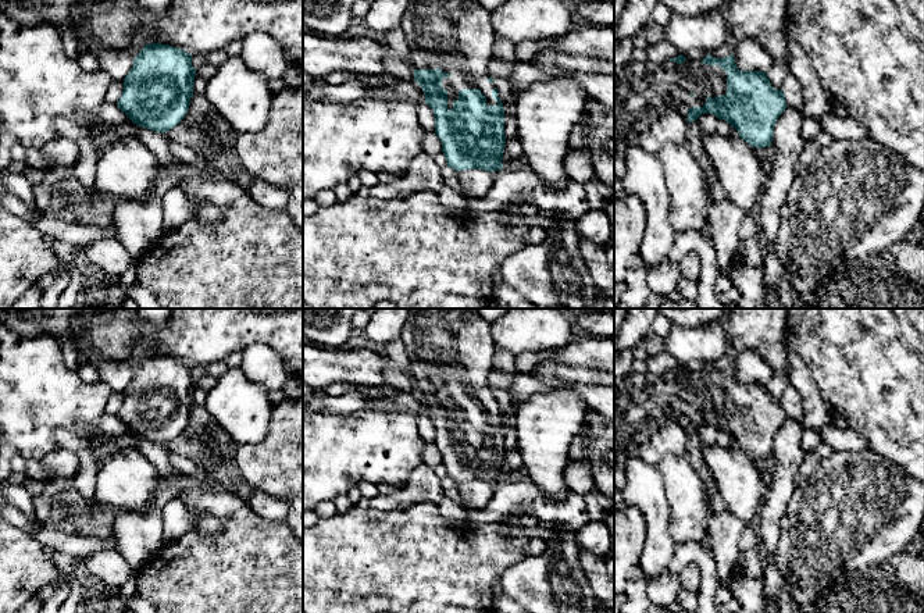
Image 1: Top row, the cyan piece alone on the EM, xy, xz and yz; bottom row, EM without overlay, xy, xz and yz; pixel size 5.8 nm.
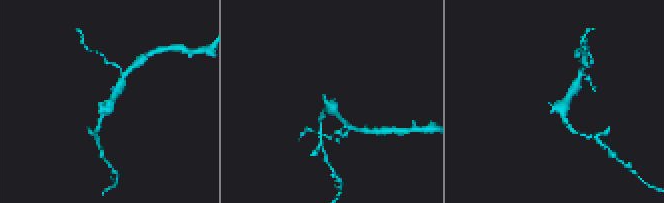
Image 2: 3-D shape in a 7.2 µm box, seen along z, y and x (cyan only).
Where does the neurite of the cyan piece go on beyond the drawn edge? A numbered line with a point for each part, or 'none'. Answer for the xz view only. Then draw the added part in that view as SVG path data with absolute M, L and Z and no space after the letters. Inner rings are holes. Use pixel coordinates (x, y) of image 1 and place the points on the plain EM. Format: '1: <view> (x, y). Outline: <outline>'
1: xz (453, 345). Outline: M410 309L400 339L410 359L409 373L414 382L440 379L447 385L442 399L447 402L449 421L461 400L479 400L488 417L497 416L492 409L495 395L488 392L496 345L490 324L481 320L477 309Z

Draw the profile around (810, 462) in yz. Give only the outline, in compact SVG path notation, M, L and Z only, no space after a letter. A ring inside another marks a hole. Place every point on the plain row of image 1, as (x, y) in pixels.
M806 452L805 457L803 457L803 463L799 467L799 471L796 474L796 484L800 485L803 482L806 482L813 473L816 471L816 468L818 467L821 460L821 456L816 452Z

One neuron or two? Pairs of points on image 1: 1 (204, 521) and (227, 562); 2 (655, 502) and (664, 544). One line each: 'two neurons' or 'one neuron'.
1: two neurons
2: one neuron

